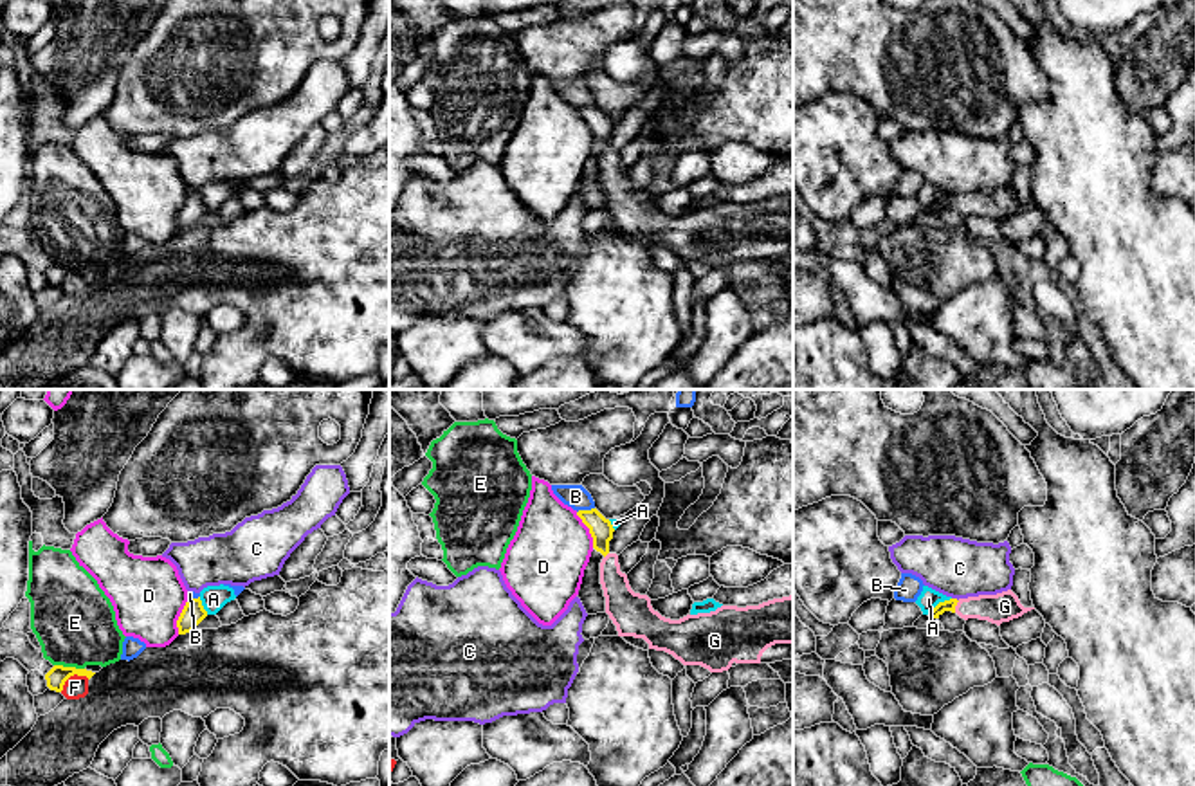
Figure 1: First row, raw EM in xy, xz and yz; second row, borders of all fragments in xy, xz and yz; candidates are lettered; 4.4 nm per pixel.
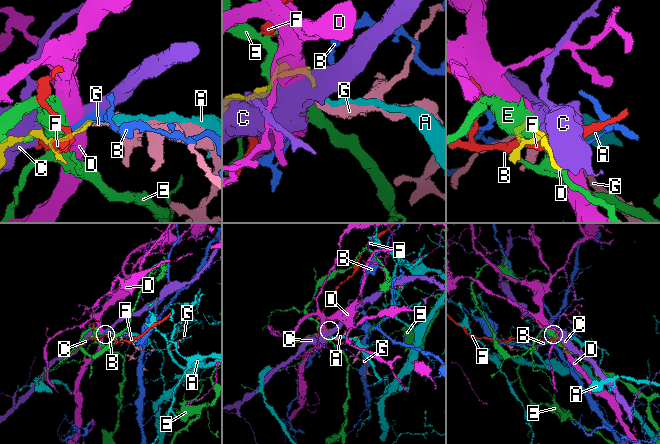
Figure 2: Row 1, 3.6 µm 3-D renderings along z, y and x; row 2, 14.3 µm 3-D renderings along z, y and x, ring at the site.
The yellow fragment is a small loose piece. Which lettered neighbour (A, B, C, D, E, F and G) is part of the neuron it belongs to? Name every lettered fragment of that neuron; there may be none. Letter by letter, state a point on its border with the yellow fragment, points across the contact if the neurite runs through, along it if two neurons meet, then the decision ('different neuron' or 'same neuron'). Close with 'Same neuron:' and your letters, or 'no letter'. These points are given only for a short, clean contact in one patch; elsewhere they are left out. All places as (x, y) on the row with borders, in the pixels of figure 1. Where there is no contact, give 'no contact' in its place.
A: yz (939, 603) | along yz (950, 597), (938, 603), (927, 613) | different neuron
B: xz (584, 511) | along xz (593, 507), (577, 512) | different neuron
C: yz (956, 599) | different neuron
D: xy (179, 617) | along xy (188, 599), (177, 621), (177, 633) | different neuron
E: xy (69, 667) | different neuron
F: xy (72, 675) | different neuron
G: yz (956, 604) | across yz (950, 604), (956, 604), (1004, 606) | same neuron
Same neuron: G

